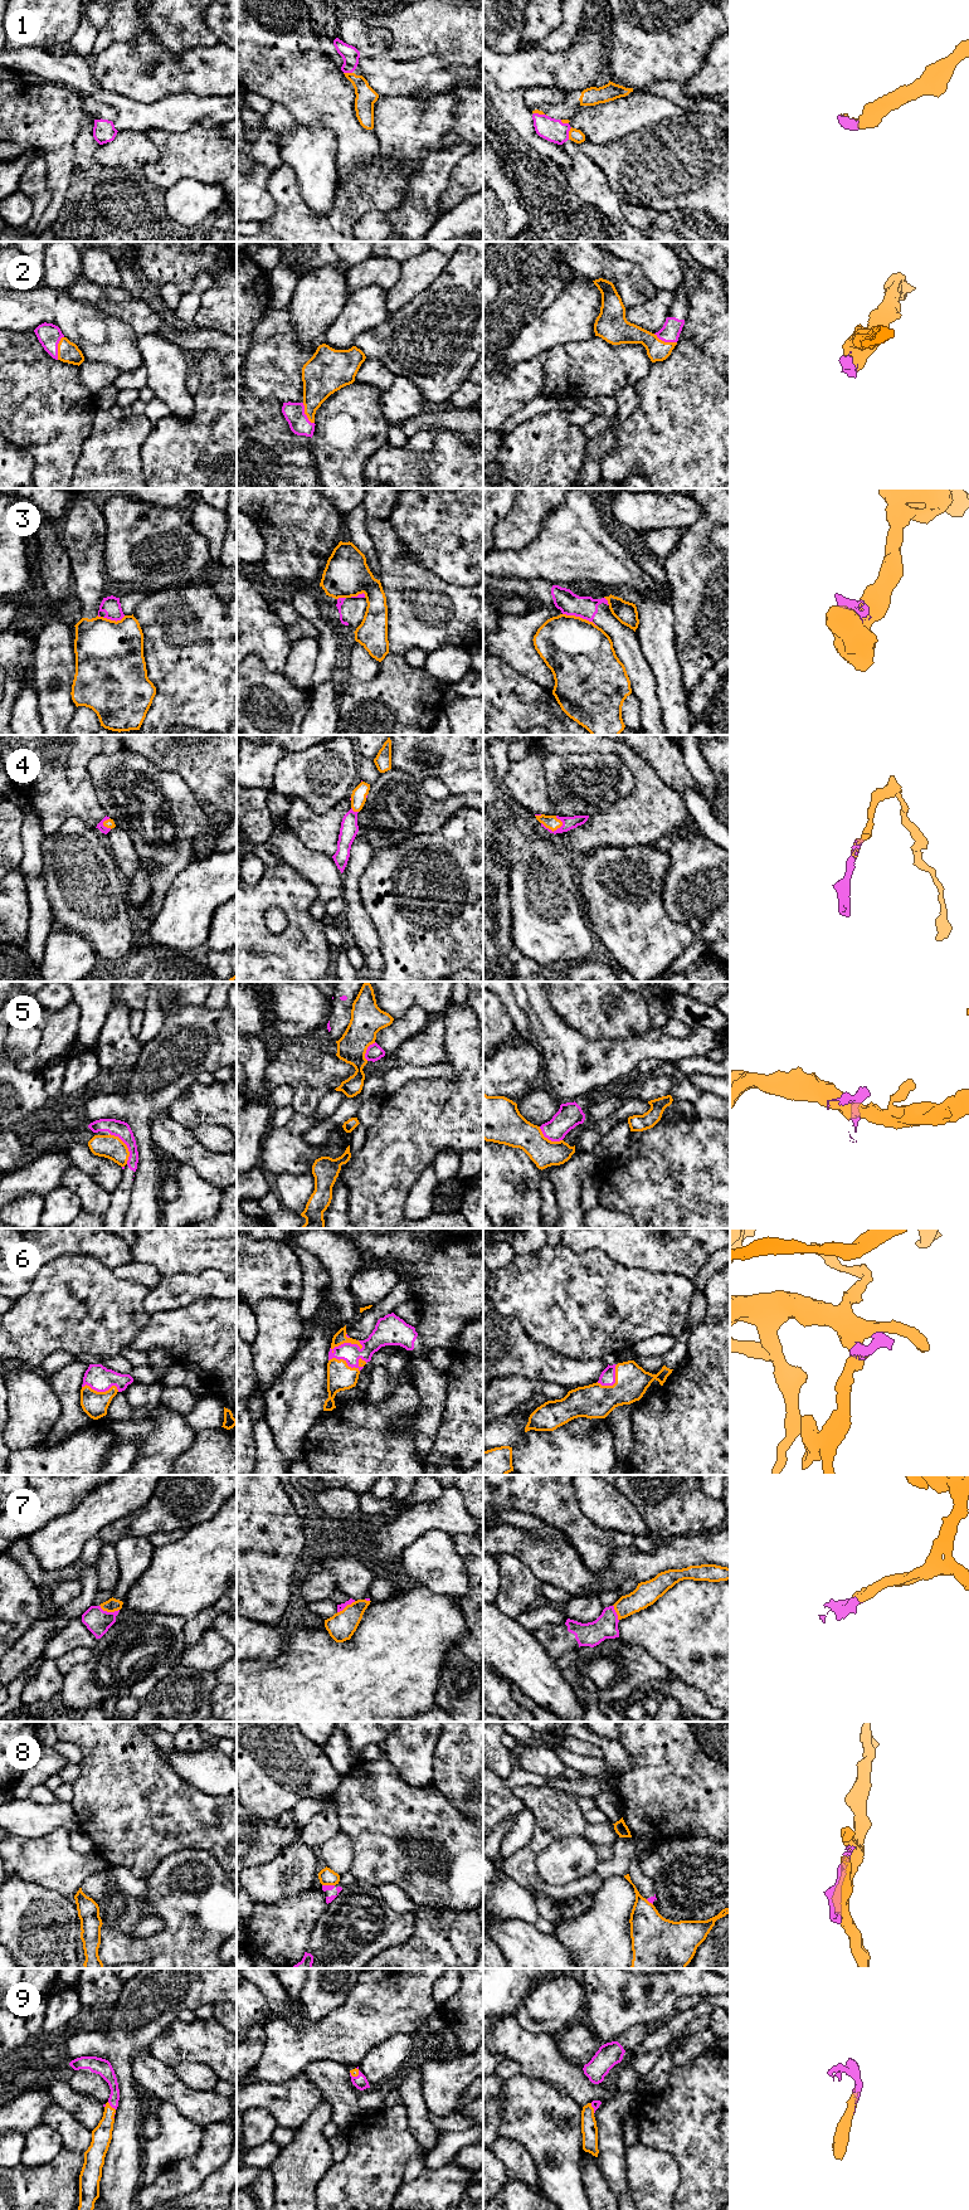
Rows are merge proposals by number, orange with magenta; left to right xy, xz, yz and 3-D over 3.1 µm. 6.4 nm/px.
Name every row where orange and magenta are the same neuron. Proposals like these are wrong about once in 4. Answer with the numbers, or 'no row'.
1, 2, 4, 6, 7, 9

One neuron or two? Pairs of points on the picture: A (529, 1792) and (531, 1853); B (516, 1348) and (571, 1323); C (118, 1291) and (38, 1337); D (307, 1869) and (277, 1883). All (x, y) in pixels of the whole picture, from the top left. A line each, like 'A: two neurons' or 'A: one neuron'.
A: one neuron
B: two neurons
C: one neuron
D: one neuron

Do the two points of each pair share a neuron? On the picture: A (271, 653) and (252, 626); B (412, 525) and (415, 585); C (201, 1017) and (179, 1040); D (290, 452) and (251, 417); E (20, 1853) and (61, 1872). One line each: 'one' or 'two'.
A: one
B: two
C: one
D: one
E: one

